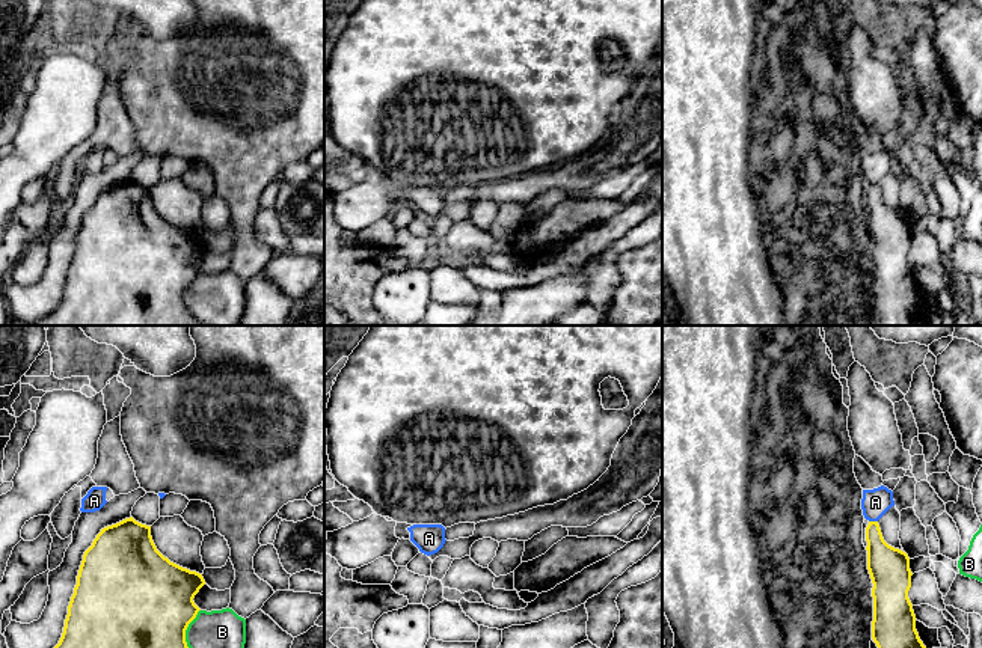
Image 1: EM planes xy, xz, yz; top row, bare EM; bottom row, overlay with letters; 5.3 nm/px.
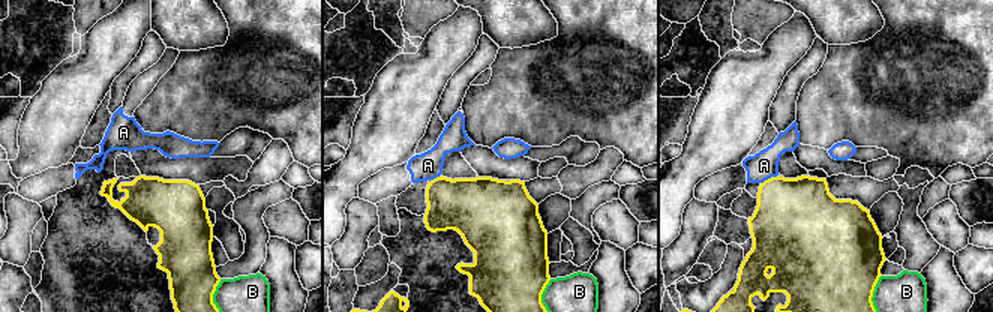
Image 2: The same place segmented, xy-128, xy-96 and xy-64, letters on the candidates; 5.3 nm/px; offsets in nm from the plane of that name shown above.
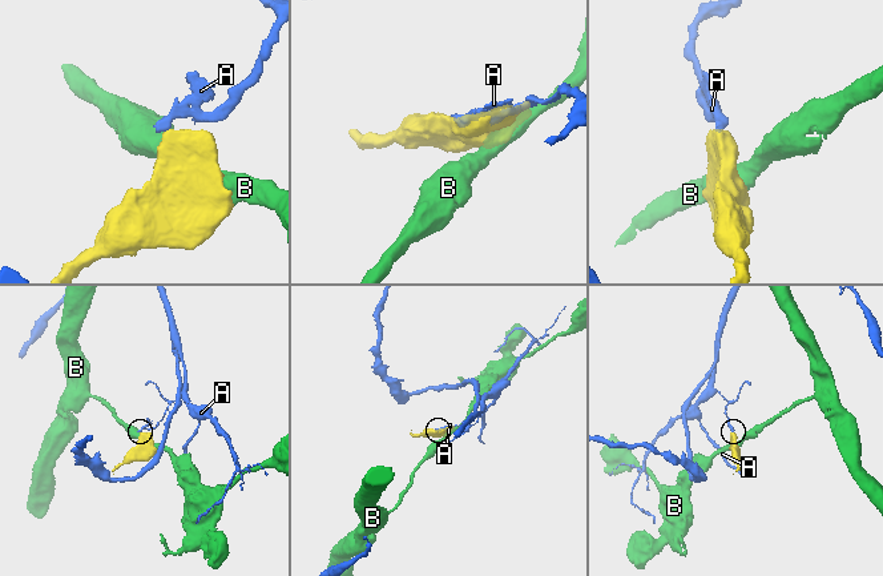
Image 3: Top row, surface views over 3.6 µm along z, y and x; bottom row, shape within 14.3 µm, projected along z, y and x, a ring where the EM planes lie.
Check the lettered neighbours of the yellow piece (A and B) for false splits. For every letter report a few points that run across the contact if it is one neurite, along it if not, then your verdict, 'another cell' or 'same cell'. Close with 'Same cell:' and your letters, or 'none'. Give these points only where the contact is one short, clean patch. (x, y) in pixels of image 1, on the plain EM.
A: line yz (869, 183), (877, 184); another cell
B: another cell
Same cell: none

